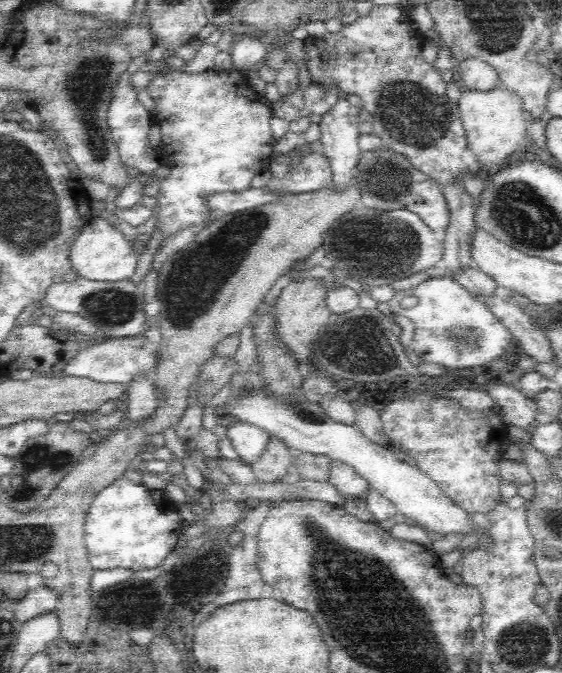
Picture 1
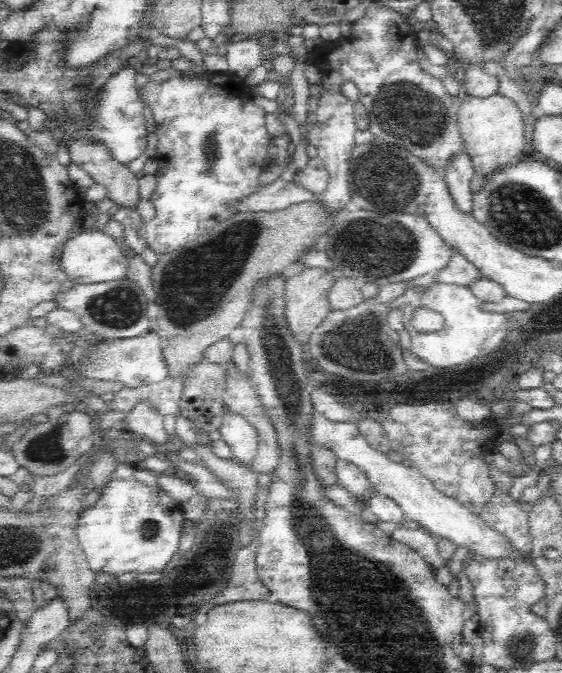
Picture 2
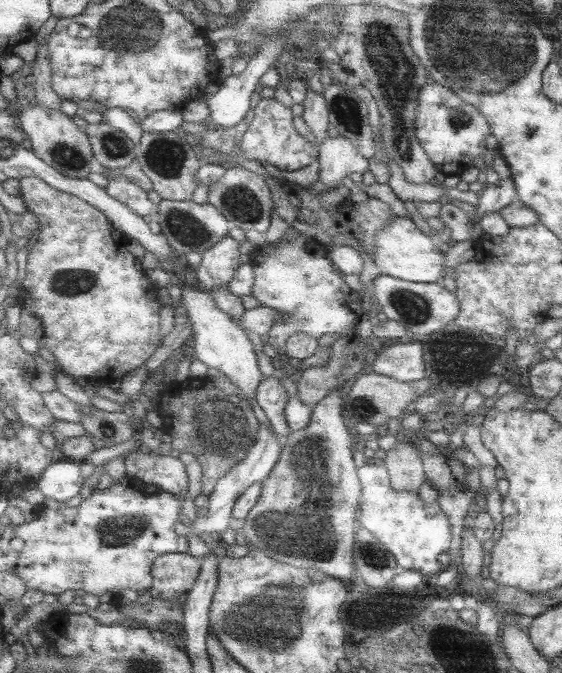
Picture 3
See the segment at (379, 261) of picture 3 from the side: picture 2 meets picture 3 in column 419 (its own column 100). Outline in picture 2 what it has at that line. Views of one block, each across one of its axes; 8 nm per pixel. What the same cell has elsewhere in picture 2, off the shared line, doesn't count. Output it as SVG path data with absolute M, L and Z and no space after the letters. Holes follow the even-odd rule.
M94 226L92 230L78 234L66 244L60 264L68 282L72 282L74 286L76 284L106 284L106 282L118 282L126 278L128 256L126 256L126 248L120 246L120 242L116 242L104 230Z

